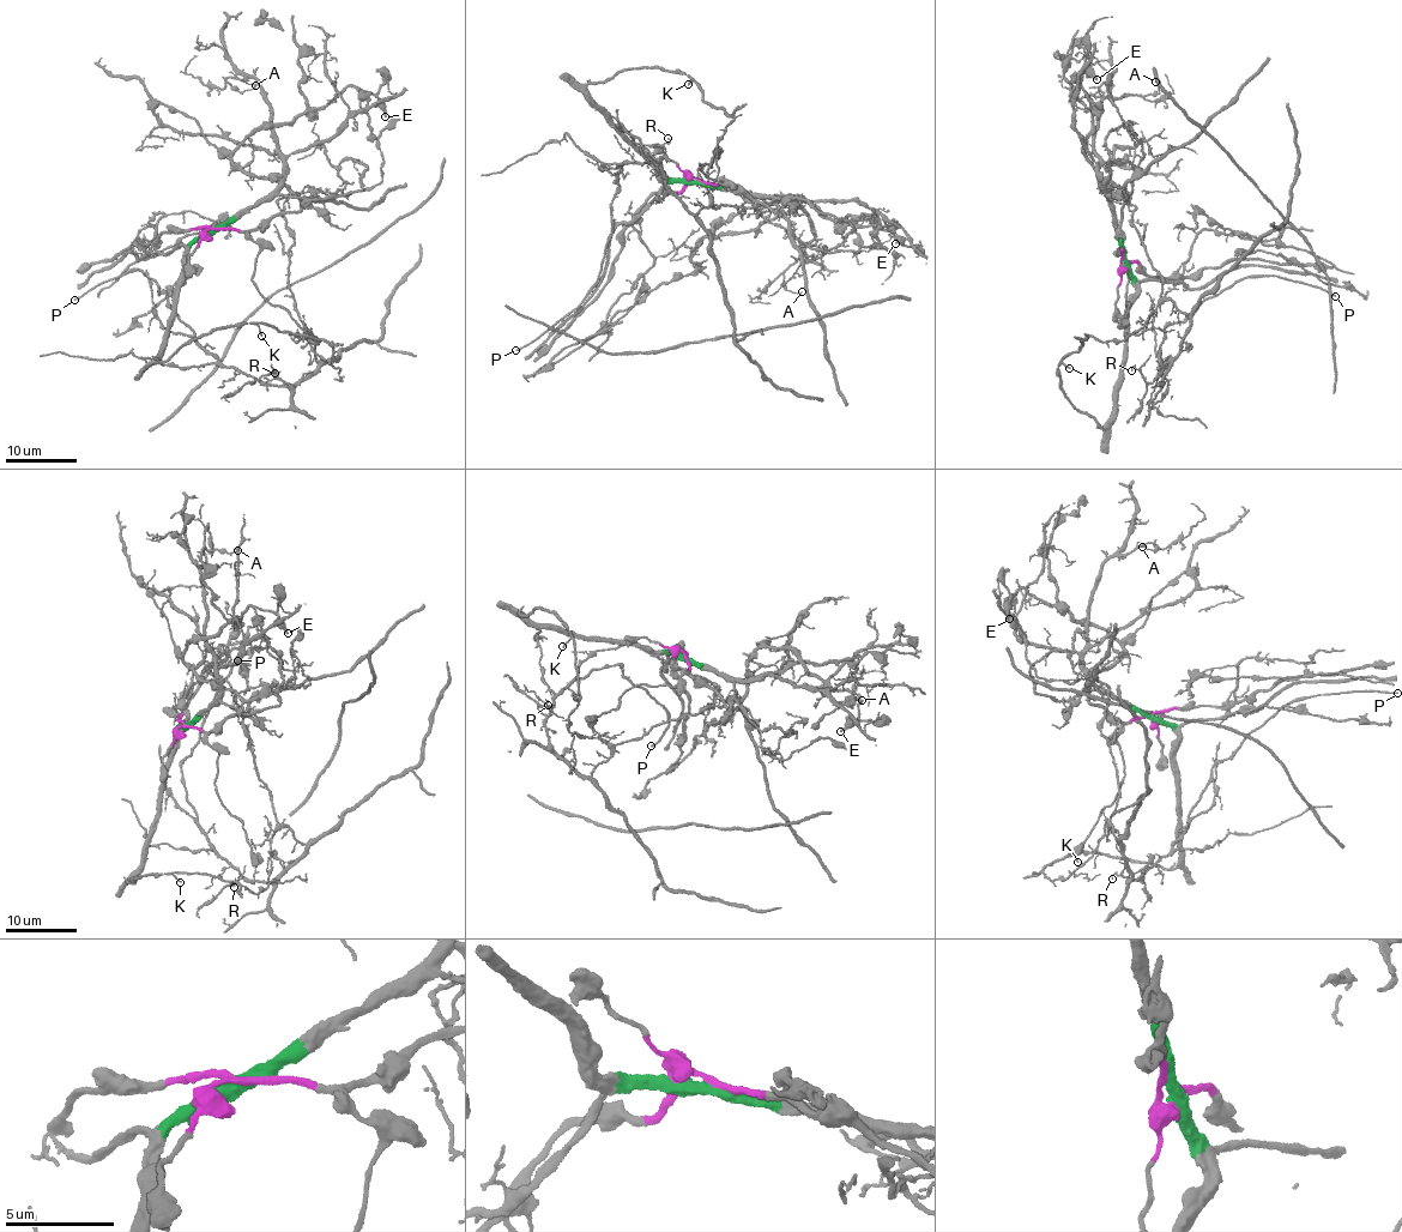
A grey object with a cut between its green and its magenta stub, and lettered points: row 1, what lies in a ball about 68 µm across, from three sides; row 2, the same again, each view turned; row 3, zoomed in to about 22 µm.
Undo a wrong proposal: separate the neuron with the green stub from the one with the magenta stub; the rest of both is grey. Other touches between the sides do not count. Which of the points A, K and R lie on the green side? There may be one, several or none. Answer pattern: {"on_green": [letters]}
{"on_green": ["A", "K"]}

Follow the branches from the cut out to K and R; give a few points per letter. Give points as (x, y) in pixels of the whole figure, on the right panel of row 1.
K: (1124, 261), (1135, 301), (1117, 406), (1106, 424), (1062, 391), (1055, 373), (1063, 363), (1069, 368)
R: (1124, 259), (1121, 188), (1160, 277), (1162, 297), (1190, 320), (1179, 350), (1152, 381), (1135, 366), (1131, 370)

